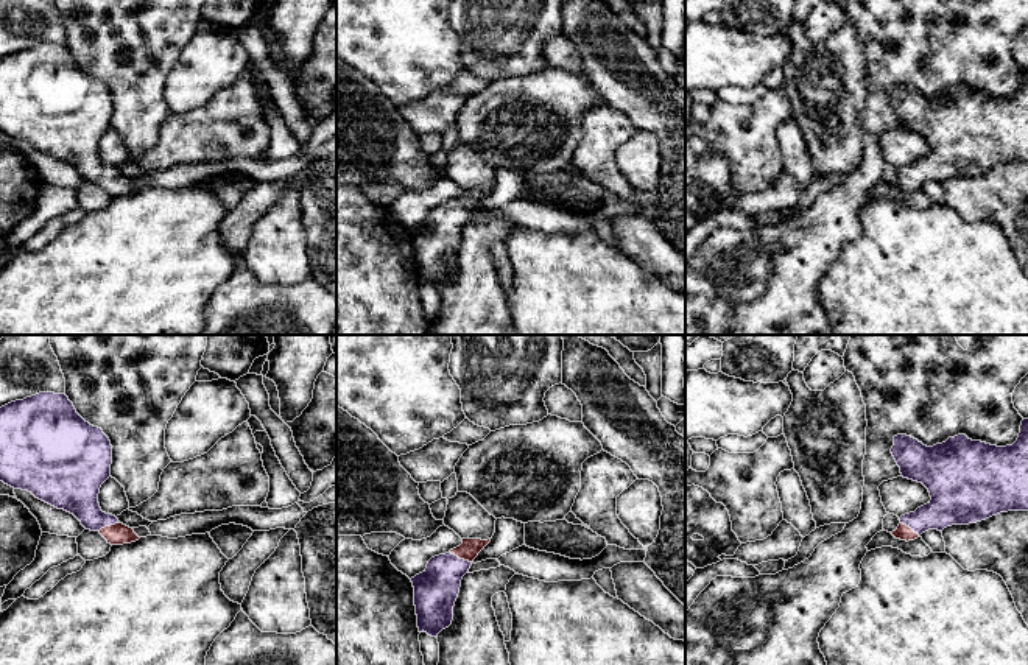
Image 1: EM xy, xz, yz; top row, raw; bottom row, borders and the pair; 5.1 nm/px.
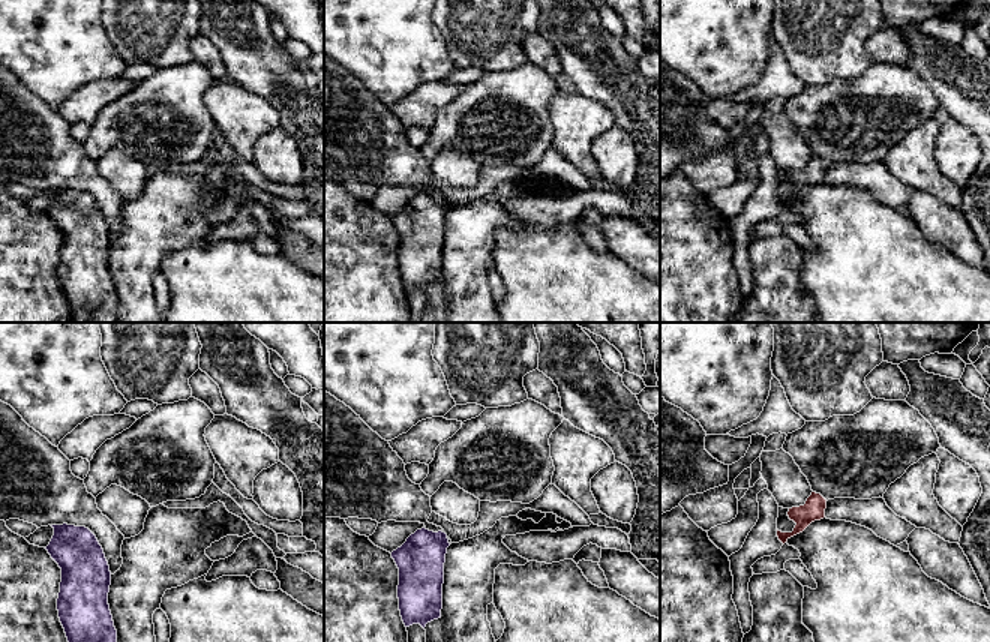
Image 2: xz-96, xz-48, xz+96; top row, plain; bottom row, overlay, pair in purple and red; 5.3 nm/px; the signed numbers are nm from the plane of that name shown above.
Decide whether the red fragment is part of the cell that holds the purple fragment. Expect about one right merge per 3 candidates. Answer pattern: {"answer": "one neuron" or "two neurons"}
{"answer": "one neuron"}

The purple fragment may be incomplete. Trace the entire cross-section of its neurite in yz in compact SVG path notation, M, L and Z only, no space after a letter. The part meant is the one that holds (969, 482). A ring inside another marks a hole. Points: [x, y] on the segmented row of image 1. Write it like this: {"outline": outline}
{"outline": "M1028 419L1012 445L997 447L966 435L927 447L897 435L891 453L900 477L922 483L931 500L902 515L891 534L914 540L928 530L969 525L1008 511L1028 511Z"}

